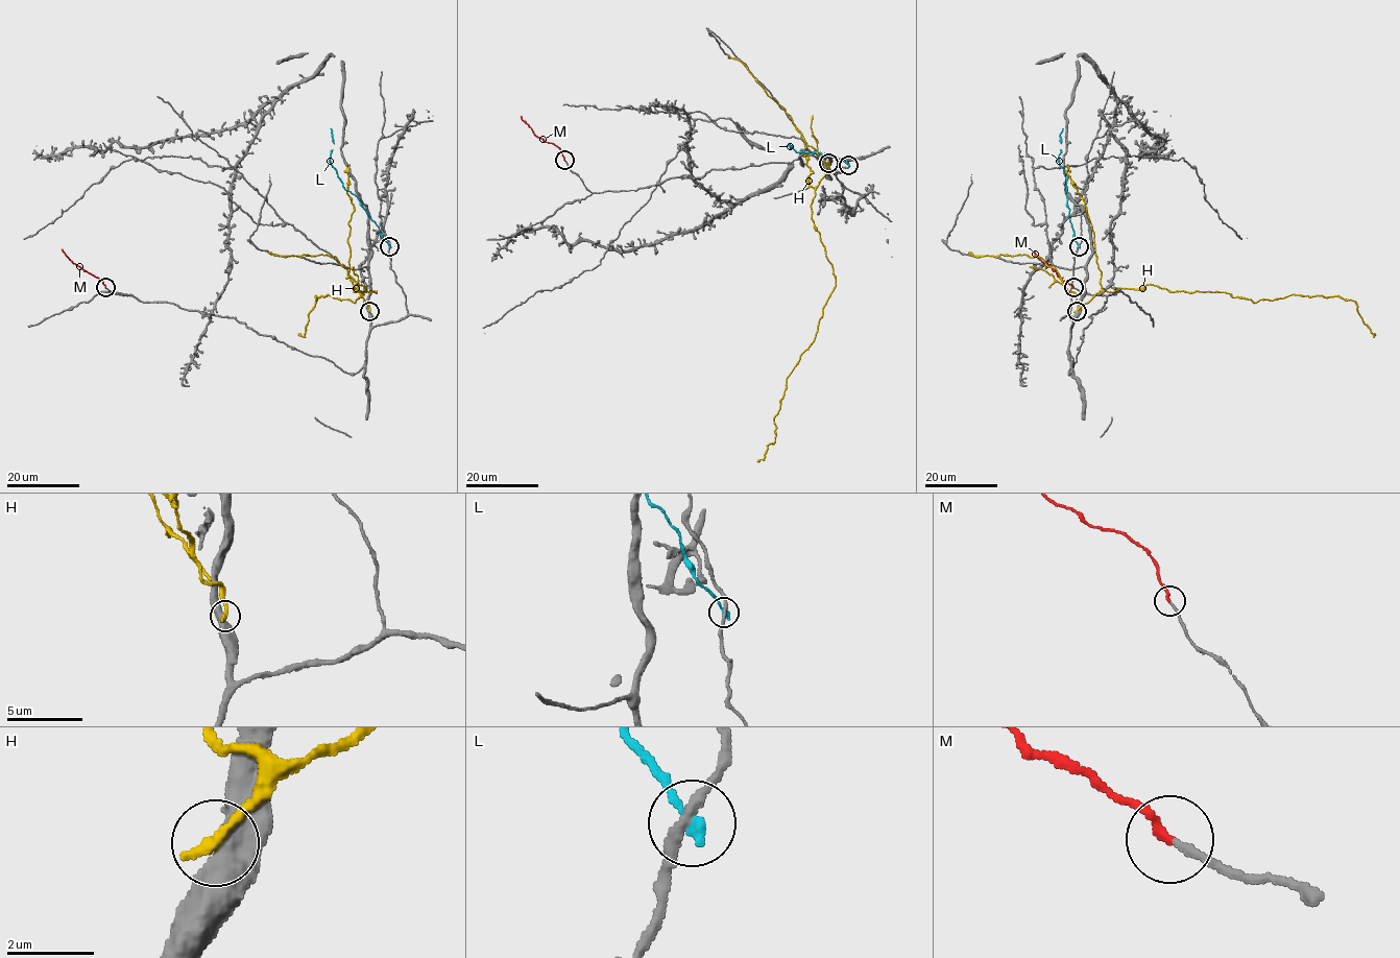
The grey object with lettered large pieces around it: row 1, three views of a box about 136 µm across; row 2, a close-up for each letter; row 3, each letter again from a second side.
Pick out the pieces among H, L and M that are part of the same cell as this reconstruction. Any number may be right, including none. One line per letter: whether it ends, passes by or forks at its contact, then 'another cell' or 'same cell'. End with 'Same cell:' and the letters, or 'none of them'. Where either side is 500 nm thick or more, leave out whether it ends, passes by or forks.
H: another cell
L: it ends; another cell
M: it ends; same cell
Same cell: M

